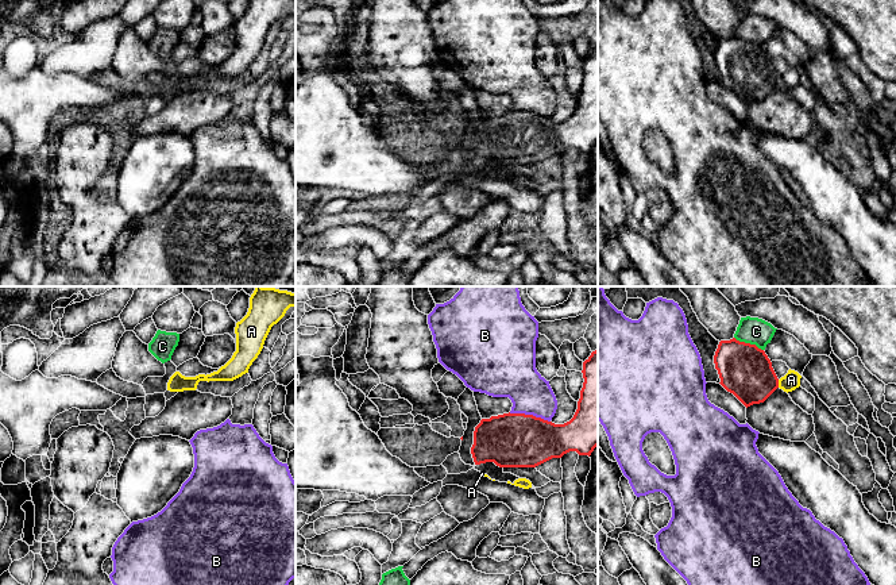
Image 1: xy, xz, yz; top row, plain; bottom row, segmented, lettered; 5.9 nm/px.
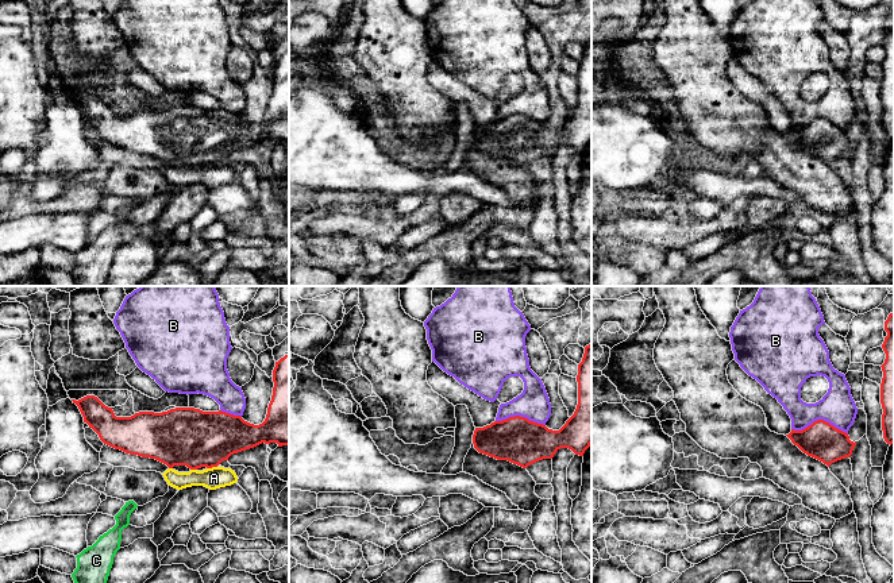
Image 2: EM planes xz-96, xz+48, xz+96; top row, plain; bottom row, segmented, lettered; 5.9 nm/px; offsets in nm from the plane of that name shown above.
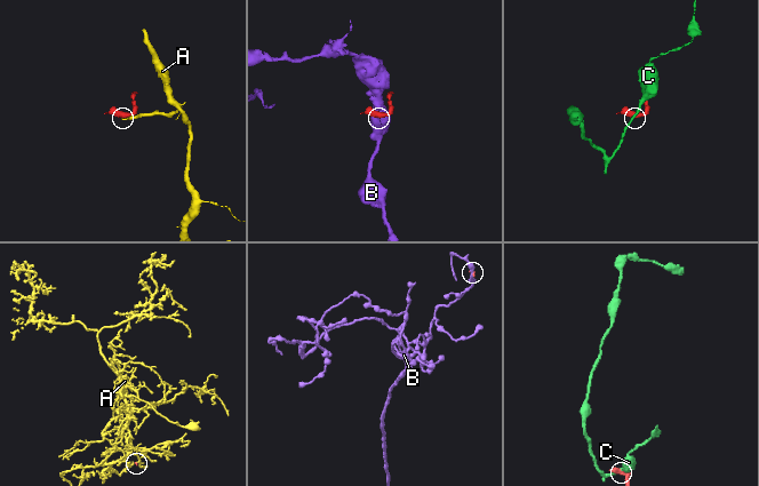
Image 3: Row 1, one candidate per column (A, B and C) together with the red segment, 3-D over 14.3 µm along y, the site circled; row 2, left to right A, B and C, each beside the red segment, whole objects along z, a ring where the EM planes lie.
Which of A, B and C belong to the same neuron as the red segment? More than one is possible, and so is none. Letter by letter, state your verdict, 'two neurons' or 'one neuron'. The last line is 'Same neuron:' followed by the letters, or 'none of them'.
A: two neurons
B: two neurons
C: two neurons
Same neuron: none of them

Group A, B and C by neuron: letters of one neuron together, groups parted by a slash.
A / B / C

